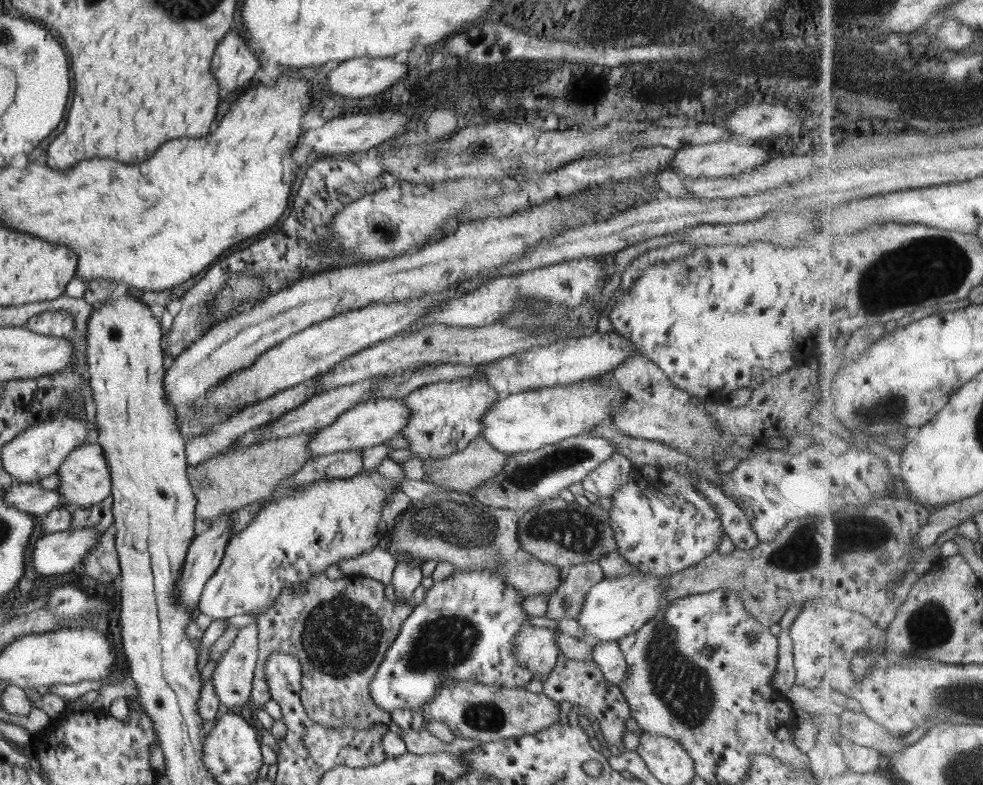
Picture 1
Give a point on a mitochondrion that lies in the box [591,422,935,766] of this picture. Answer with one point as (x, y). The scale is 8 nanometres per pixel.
(689, 693)

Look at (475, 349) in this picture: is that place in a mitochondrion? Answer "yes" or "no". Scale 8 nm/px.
no

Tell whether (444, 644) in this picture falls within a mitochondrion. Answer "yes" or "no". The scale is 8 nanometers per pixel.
yes

